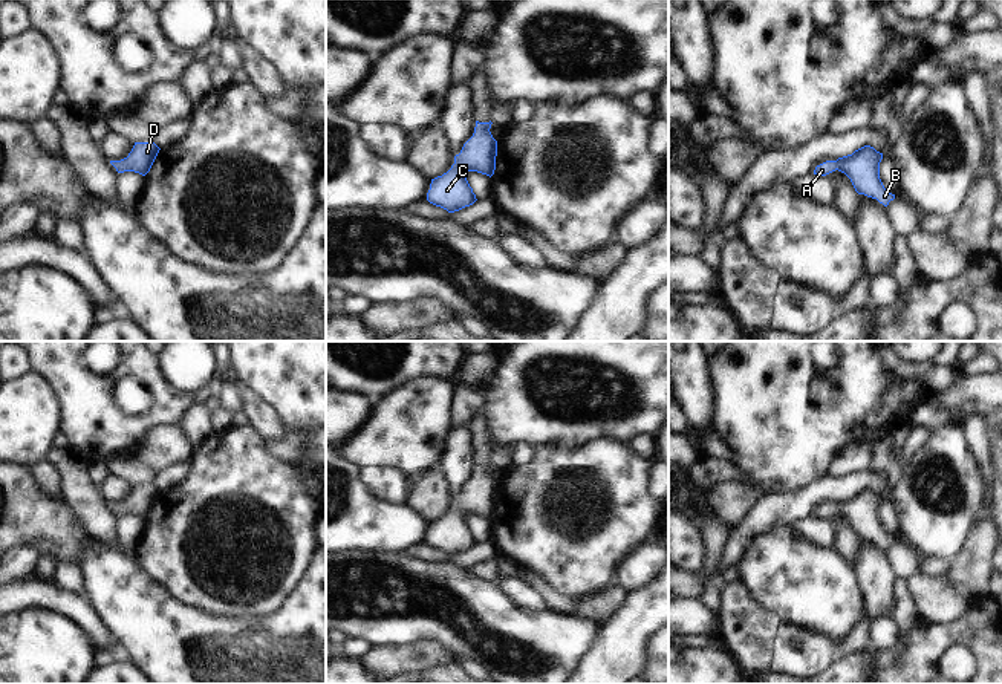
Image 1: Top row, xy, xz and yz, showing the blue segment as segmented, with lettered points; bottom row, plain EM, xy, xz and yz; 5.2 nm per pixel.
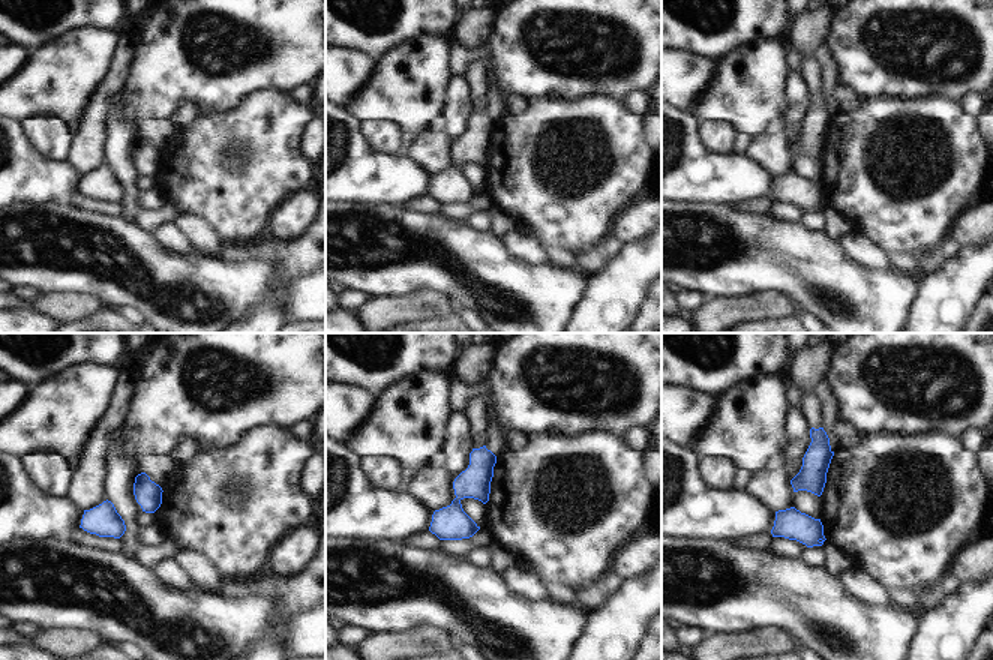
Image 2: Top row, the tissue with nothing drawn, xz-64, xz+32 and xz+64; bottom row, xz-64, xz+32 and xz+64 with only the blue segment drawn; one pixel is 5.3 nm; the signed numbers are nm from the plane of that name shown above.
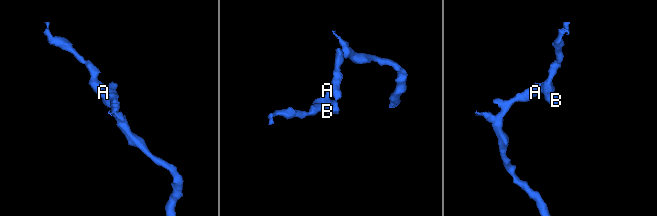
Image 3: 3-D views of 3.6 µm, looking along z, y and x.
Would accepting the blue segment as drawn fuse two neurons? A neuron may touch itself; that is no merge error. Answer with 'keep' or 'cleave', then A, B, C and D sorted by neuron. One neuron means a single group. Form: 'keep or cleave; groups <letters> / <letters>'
keep; groups A B C D

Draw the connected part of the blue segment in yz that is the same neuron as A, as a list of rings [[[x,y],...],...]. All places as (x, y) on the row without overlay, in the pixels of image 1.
[[[864,488],[852,497],[817,508],[814,517],[826,519],[838,513],[851,522],[858,537],[877,542],[880,546],[887,549],[889,545],[895,542],[895,537],[889,536],[880,522],[881,502],[883,496],[877,494],[870,488]]]

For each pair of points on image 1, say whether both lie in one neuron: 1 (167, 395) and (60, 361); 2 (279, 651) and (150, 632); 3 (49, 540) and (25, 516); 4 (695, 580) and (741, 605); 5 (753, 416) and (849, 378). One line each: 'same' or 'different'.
1: same
2: same
3: same
4: different
5: same

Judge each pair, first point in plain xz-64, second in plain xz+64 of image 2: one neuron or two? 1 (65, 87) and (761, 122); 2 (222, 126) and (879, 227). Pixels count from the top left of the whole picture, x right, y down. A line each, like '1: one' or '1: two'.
1: one
2: one

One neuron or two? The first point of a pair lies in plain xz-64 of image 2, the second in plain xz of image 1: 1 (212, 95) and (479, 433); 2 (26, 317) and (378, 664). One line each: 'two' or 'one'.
1: two
2: two

